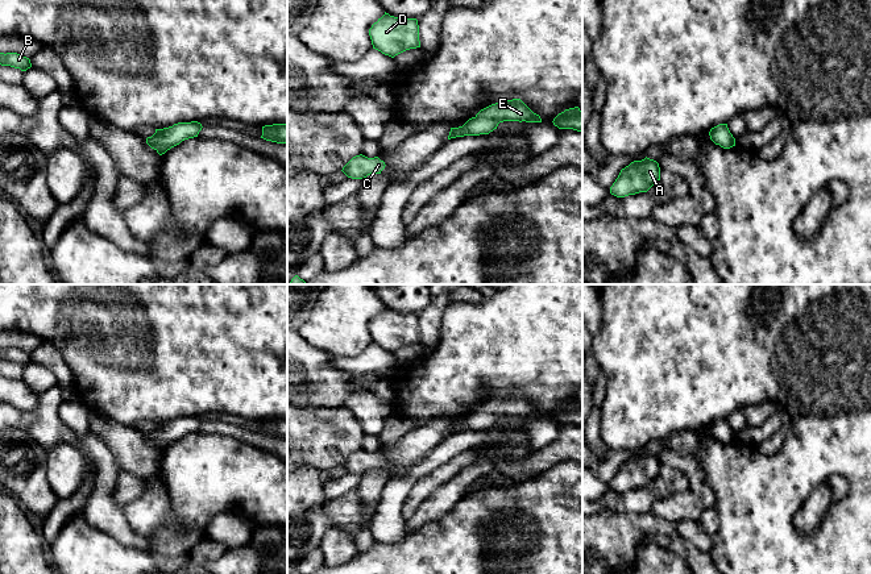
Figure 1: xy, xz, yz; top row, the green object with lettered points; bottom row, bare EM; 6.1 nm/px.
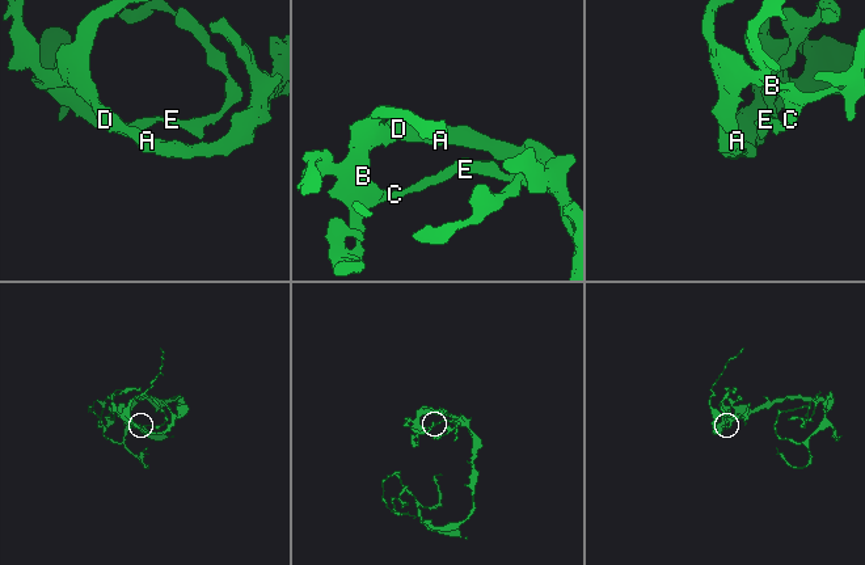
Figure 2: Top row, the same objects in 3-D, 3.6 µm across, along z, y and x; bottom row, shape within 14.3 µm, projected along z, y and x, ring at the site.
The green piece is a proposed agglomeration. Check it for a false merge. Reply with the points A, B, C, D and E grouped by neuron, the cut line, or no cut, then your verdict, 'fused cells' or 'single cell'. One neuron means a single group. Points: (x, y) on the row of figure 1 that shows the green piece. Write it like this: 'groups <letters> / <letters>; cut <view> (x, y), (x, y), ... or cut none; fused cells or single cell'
groups A B C D E; cut none; single cell

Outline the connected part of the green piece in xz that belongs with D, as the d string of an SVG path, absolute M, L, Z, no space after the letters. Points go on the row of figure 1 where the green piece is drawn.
M385 14L369 29L373 49L385 55L395 55L420 47L419 25L416 18L398 18Z

